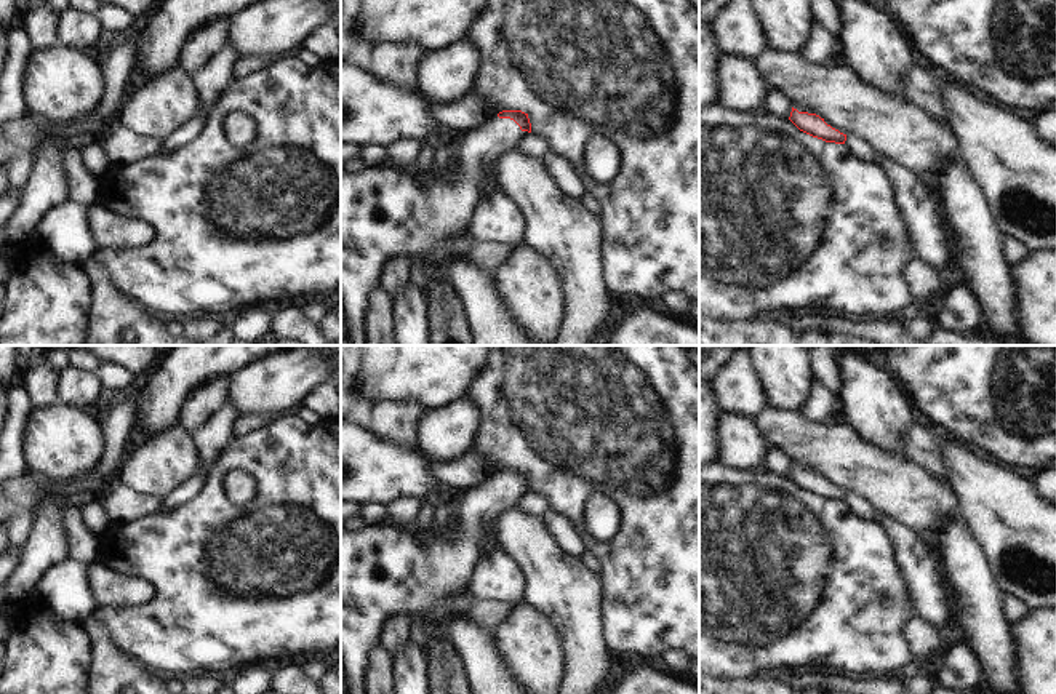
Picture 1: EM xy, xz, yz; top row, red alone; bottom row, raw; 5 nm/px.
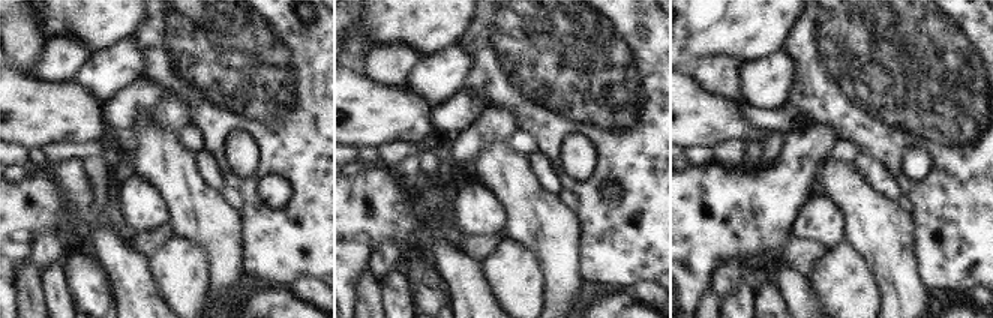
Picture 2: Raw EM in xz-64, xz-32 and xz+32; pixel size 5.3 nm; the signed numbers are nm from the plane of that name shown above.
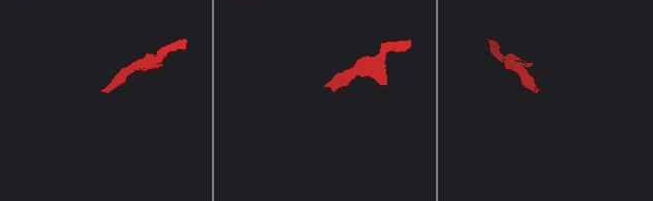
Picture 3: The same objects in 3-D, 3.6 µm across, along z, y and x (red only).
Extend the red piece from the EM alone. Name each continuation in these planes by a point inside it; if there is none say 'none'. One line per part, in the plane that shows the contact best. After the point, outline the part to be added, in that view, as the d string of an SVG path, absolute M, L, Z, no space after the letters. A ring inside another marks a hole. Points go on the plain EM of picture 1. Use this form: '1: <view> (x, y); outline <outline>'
1: xz (386, 570); outline M493 473L480 486L467 489L461 520L435 532L434 539L422 539L411 528L392 521L341 531L341 694L370 694L371 654L384 643L392 617L400 612L424 616L470 590L478 563L496 540L498 517L526 494L530 491L514 478Z

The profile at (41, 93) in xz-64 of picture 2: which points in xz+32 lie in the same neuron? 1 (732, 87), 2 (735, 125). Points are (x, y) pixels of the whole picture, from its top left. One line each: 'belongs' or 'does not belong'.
1: does not belong
2: belongs

